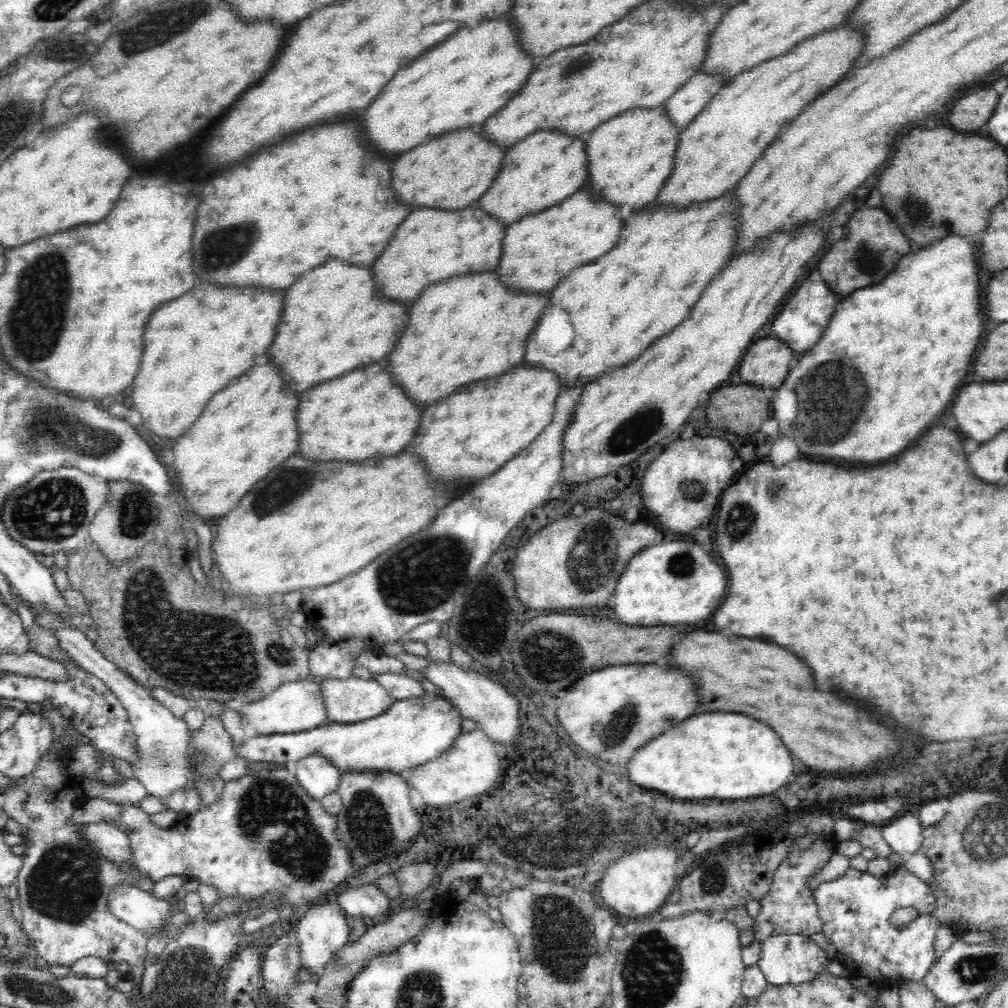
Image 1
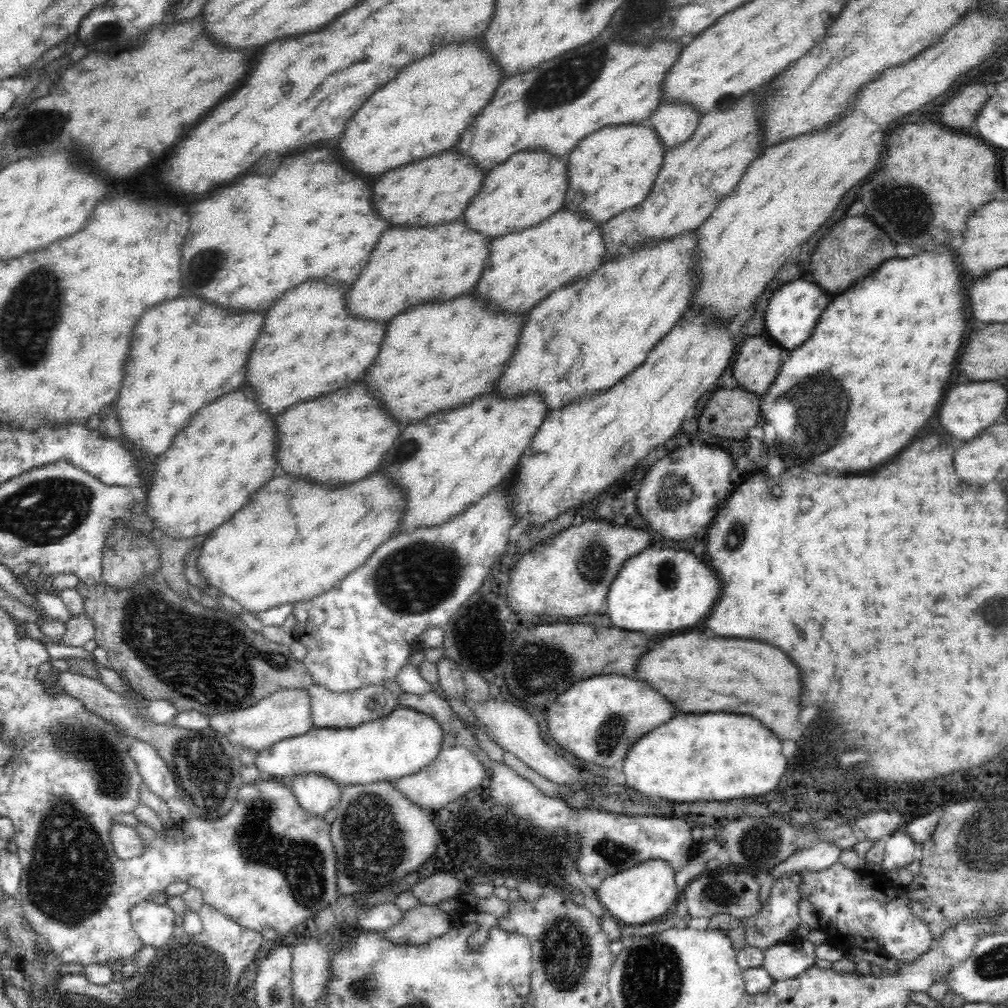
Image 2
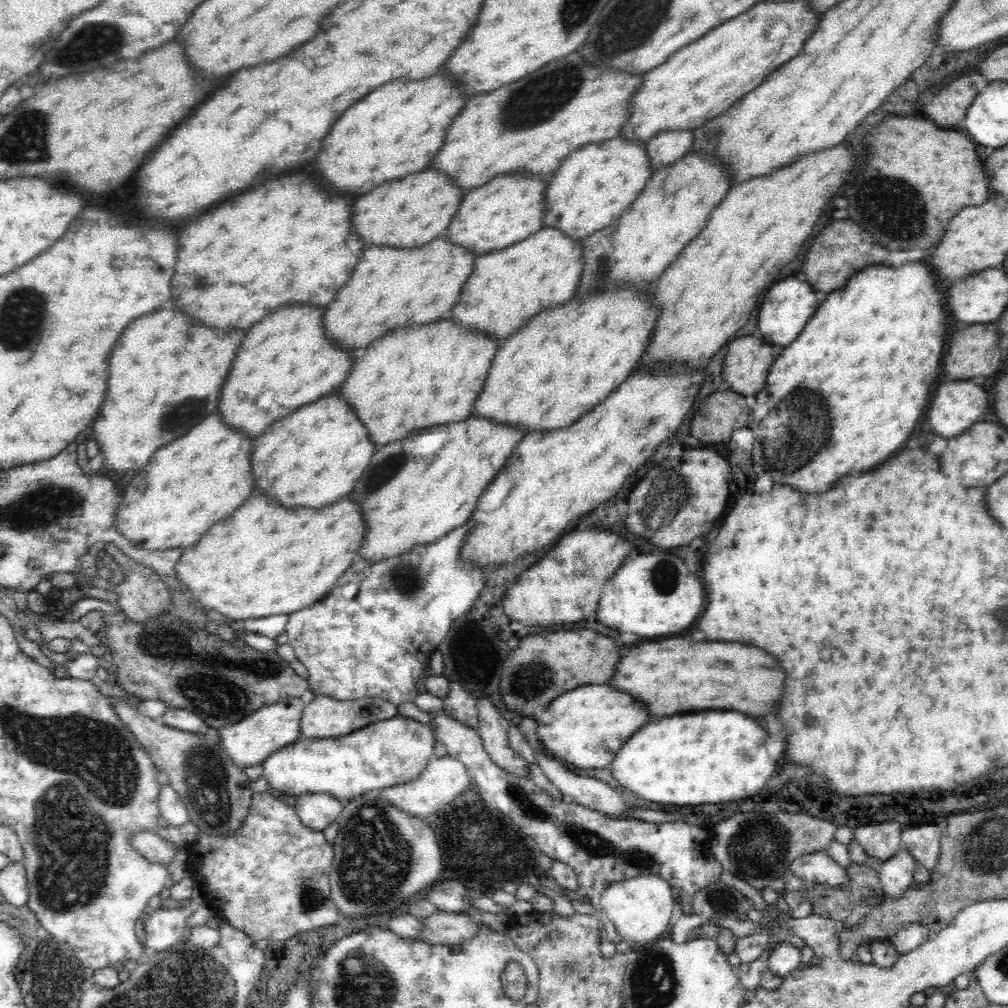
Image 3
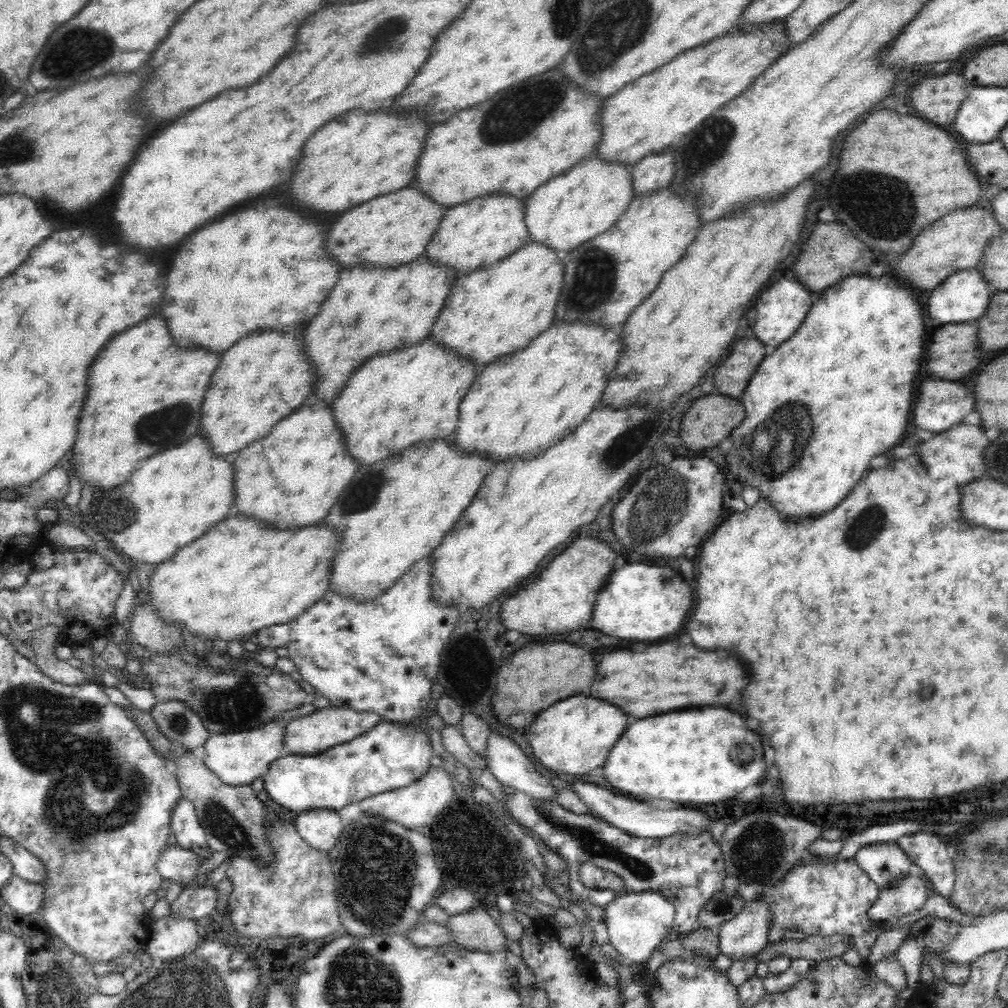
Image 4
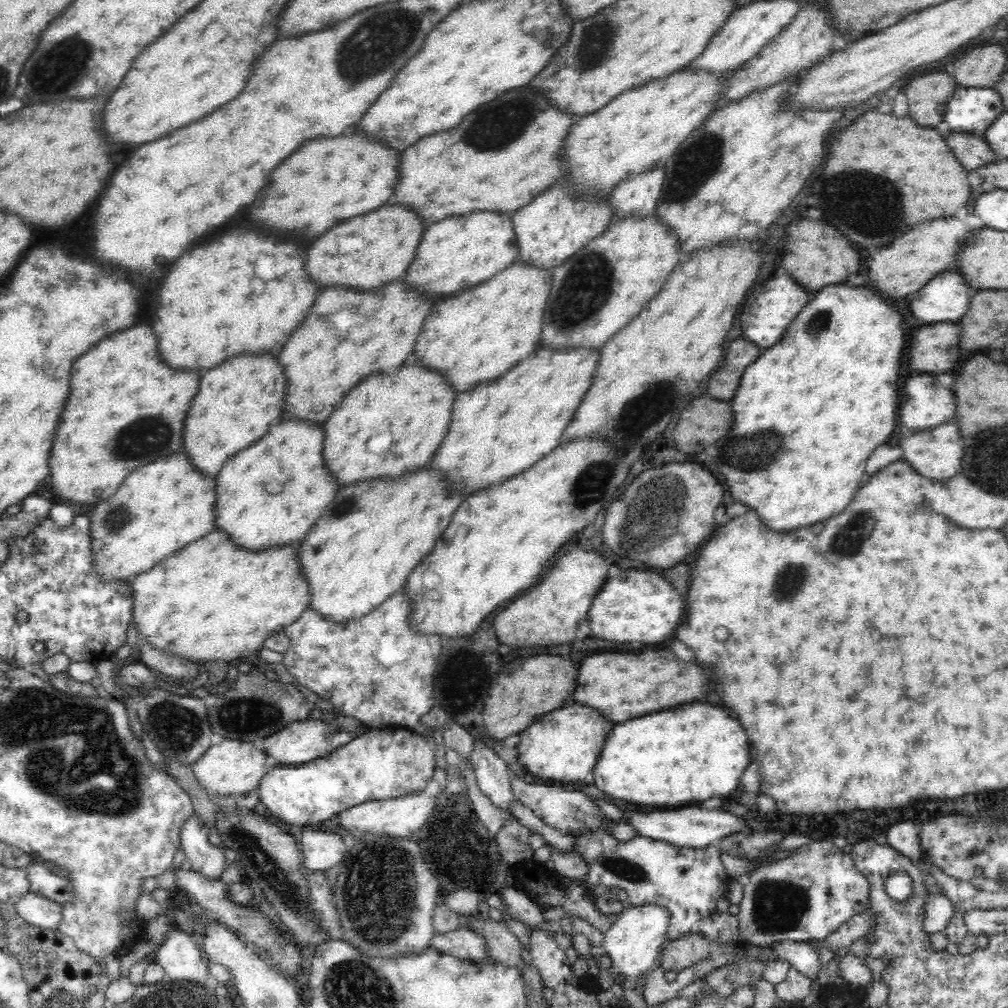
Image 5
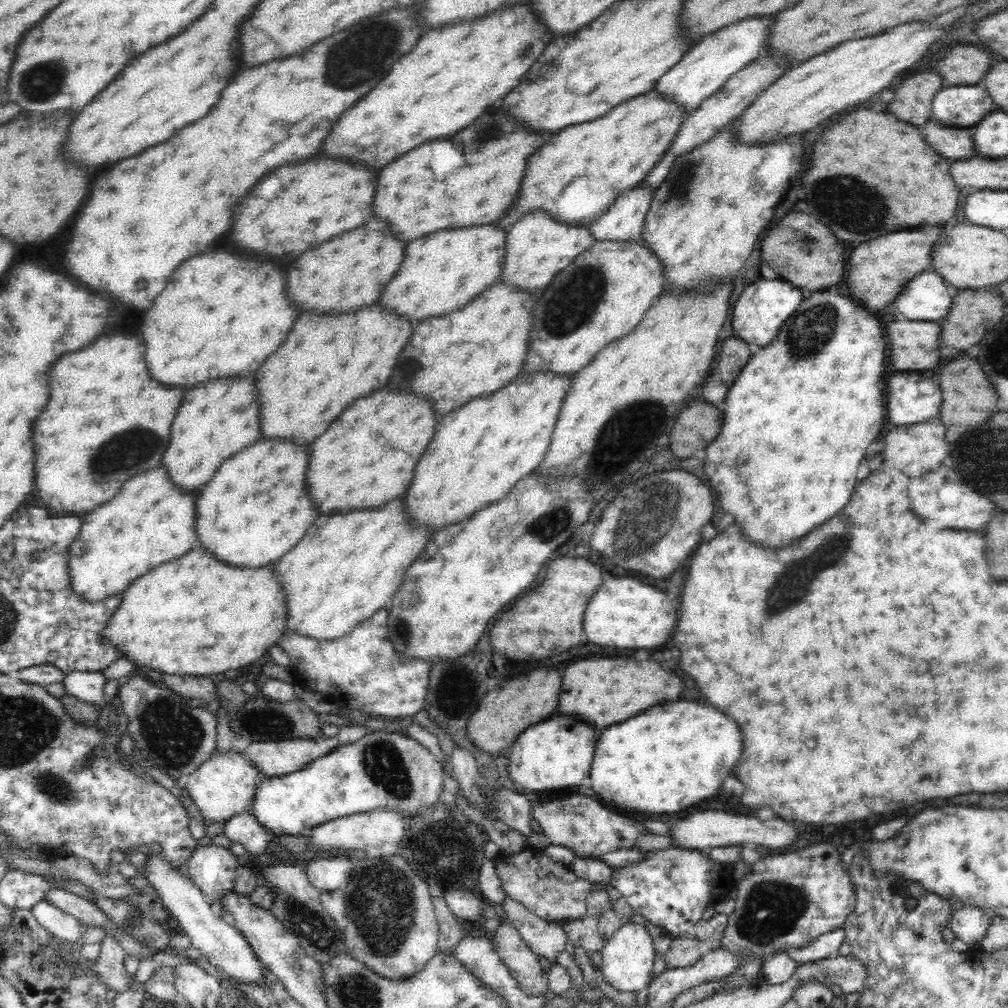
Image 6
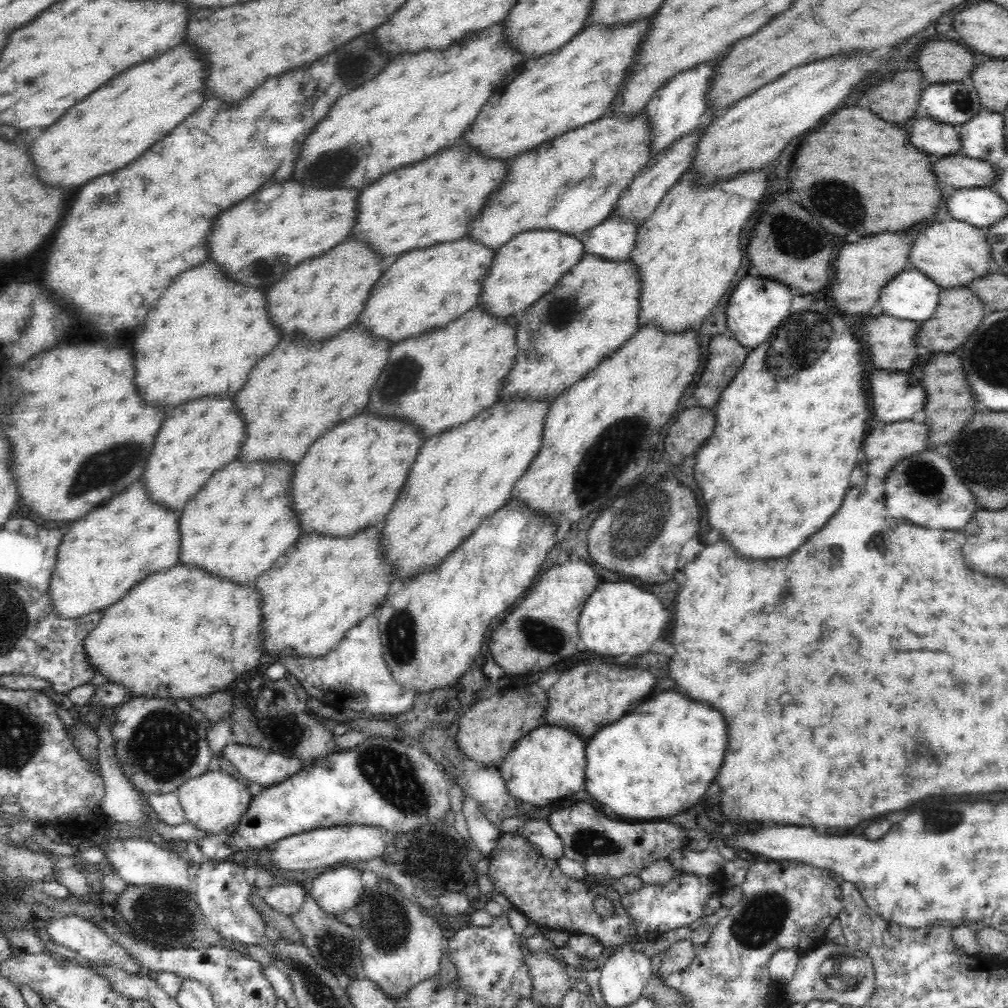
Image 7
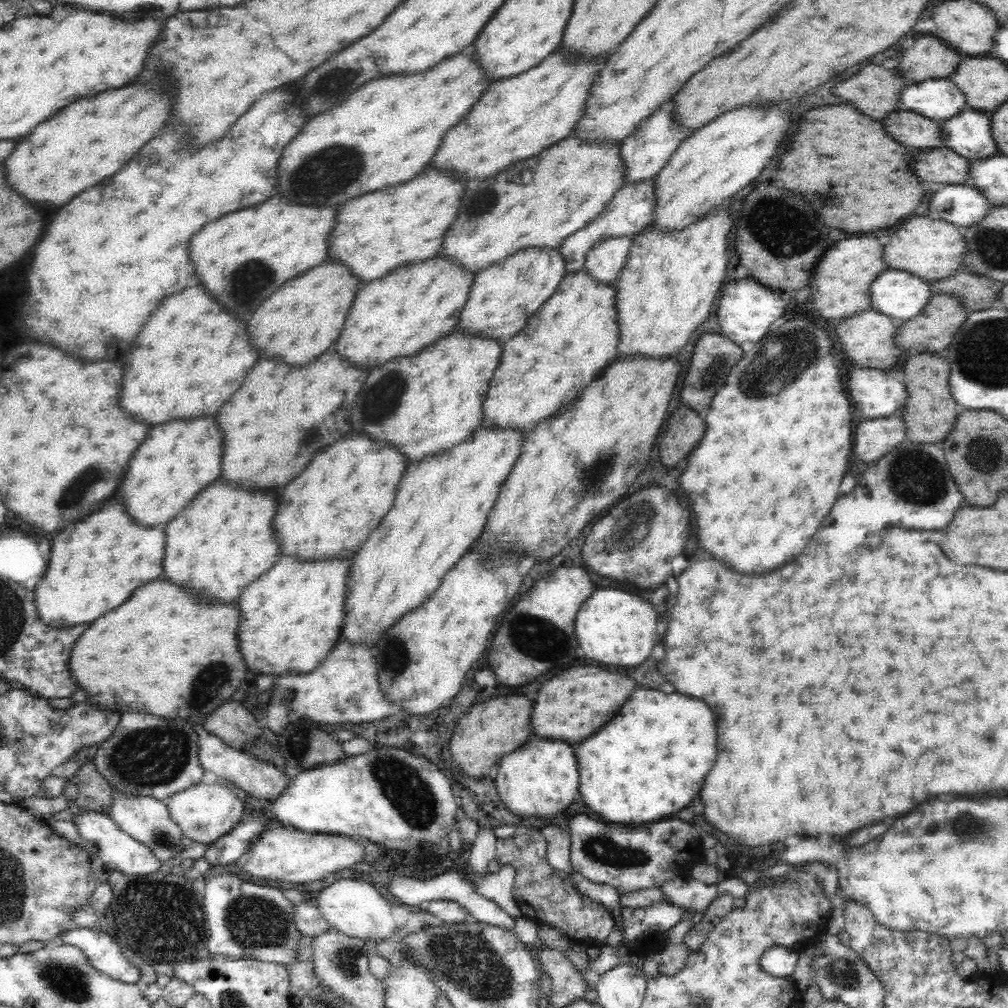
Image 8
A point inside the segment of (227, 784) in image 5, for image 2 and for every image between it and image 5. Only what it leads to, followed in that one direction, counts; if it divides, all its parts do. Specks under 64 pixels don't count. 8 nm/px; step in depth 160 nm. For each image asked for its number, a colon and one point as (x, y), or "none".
2: (286, 713)
3: (249, 742)
4: (238, 758)

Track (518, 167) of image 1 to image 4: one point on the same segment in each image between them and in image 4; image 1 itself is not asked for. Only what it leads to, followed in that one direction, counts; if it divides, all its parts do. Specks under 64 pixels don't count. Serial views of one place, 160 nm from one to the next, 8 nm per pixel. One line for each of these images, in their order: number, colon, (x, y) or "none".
2: (531, 186)
3: (508, 209)
4: (477, 234)

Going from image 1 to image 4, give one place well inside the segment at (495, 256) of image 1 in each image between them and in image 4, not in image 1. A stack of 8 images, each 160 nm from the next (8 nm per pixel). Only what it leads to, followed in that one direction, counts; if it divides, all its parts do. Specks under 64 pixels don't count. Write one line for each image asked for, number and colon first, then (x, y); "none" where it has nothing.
2: (408, 266)
3: (391, 286)
4: (399, 305)

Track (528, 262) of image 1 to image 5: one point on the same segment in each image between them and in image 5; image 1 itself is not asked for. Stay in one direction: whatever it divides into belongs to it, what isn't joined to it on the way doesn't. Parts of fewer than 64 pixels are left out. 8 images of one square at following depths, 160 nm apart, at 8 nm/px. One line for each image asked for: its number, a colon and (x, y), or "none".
2: (523, 267)
3: (506, 288)
4: (491, 312)
5: (477, 335)

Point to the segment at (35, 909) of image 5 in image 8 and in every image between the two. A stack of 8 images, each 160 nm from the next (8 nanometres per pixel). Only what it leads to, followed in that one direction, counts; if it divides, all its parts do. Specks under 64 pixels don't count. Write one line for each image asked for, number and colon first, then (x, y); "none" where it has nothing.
6: (60, 924)
7: (82, 936)
8: (104, 953)

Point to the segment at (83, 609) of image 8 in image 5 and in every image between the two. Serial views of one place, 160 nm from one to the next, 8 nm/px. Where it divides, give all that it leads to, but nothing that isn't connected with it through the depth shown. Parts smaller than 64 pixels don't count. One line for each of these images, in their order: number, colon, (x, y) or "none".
5: (160, 508)
6: (150, 521)
7: (105, 554)

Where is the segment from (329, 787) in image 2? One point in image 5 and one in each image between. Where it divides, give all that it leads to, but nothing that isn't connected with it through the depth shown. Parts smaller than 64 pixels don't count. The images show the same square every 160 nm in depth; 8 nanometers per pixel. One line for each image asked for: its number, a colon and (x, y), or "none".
3: (317, 811)
4: (320, 828)
5: (322, 851)

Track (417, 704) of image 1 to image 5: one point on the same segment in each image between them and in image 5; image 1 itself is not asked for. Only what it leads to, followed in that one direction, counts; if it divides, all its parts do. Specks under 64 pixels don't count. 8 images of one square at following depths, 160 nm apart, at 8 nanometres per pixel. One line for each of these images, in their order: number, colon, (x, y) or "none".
2: (381, 751)
3: (391, 752)
4: (390, 756)
5: (382, 763)

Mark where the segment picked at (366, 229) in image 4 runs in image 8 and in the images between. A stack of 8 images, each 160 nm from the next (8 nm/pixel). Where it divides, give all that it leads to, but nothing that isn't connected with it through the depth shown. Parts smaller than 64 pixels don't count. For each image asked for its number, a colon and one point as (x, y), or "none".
5: (368, 251)
6: (348, 272)
7: (322, 295)
8: (300, 320)

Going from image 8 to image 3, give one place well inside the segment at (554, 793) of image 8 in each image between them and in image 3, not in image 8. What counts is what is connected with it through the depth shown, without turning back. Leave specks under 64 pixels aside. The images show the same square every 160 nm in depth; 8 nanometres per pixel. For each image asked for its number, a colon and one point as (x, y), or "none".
3: (586, 727)
4: (574, 736)
5: (563, 746)
6: (550, 756)
7: (547, 764)

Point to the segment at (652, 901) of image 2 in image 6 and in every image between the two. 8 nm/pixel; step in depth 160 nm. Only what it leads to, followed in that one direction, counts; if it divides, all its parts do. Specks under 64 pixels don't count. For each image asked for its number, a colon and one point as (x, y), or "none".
3: (640, 908)
4: (637, 923)
5: (633, 942)
6: (628, 957)

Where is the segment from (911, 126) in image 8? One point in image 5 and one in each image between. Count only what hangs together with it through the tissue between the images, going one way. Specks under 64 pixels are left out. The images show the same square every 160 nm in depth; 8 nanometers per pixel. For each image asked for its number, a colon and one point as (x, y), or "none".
5: (973, 152)
6: (956, 143)
7: (936, 138)

